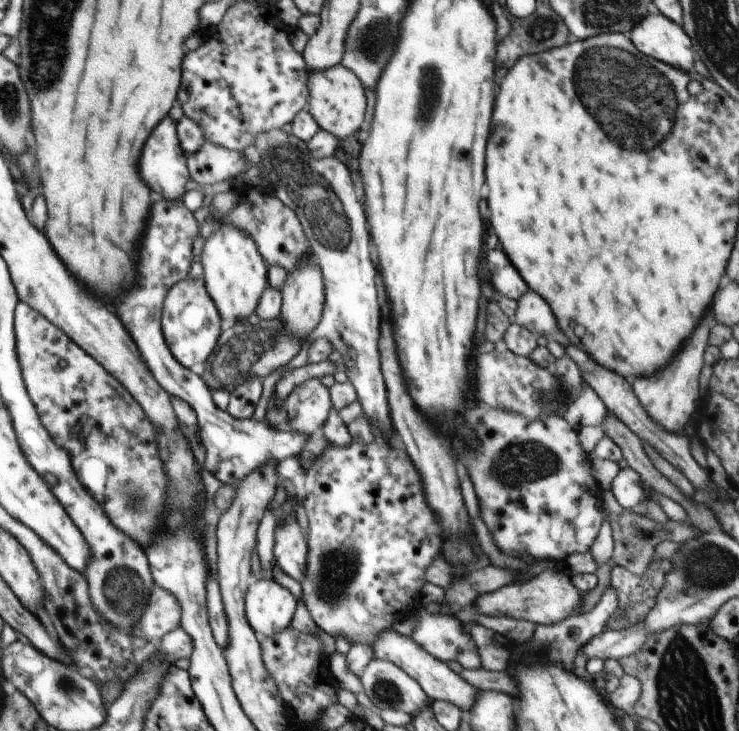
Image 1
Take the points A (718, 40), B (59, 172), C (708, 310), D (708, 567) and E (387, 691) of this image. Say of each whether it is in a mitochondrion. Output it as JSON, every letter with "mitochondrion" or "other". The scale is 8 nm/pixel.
{"A":"mitochondrion","B":"other","C":"other","D":"mitochondrion","E":"mitochondrion"}

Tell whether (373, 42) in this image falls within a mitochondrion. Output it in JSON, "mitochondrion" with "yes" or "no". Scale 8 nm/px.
{"mitochondrion":"yes"}

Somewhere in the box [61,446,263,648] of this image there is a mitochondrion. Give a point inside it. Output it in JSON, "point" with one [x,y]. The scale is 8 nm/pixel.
{"point":[124,588]}

